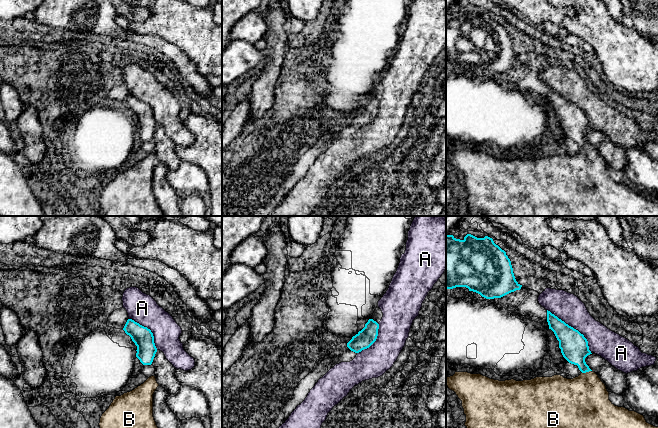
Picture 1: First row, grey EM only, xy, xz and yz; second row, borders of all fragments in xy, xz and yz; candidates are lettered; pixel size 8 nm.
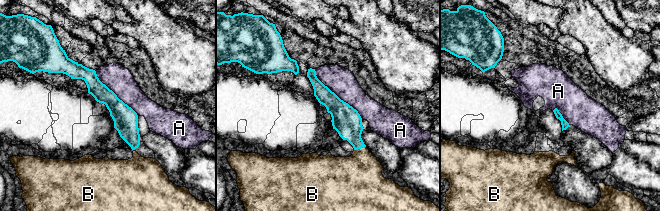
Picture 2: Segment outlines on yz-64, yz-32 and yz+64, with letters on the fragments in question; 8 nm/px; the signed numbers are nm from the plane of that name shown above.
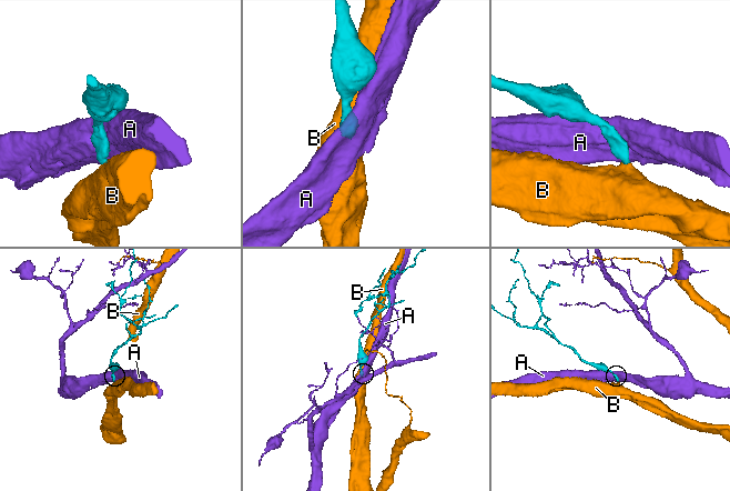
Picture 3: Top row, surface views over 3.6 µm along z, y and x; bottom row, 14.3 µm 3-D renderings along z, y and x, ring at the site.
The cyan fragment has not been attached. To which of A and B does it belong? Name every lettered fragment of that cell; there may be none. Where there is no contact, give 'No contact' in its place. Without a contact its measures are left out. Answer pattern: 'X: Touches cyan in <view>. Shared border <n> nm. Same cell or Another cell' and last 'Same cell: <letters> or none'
A: Touches cyan in yz. Shared border 500 nm. Another cell
B: Touches cyan in yz. Shared border 90 nm. Same cell
Same cell: B

